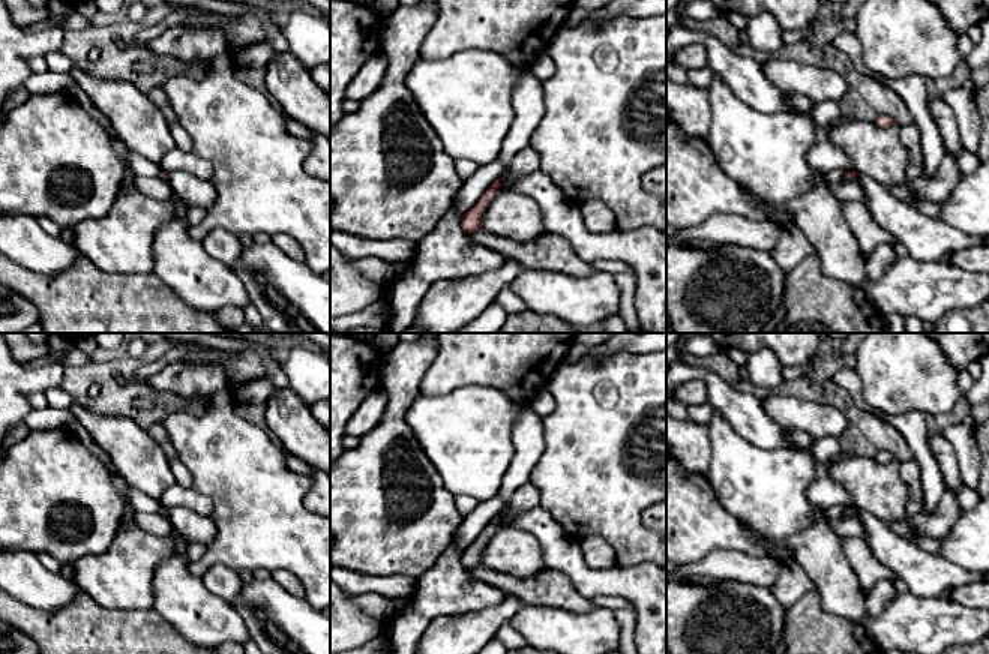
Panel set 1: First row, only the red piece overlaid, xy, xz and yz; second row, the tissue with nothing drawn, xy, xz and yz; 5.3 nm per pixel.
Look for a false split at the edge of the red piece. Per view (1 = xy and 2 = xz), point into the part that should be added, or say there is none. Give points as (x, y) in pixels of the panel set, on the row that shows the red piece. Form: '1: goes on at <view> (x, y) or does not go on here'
1: does not go on here
2: does not go on here

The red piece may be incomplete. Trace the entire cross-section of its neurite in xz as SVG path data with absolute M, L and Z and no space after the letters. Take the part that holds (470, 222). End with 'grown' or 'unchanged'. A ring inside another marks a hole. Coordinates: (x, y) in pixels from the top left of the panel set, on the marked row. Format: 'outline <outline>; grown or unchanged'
outline M498 177L483 194L483 196L479 200L479 202L465 212L461 219L461 226L465 232L474 232L480 230L480 220L483 216L483 212L486 210L488 204L491 202L495 190L501 188L501 178Z; unchanged

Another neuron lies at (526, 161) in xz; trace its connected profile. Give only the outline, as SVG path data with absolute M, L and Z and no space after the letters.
M528 144L512 158L509 182L519 180L536 171L540 171L540 159L537 152Z

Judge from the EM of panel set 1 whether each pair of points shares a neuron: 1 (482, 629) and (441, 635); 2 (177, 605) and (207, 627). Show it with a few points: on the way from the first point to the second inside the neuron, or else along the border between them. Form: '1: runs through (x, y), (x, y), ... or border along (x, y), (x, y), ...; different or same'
1: runs through (471, 629), (455, 629), (452, 632); same
2: runs through (185, 606), (200, 620); same

